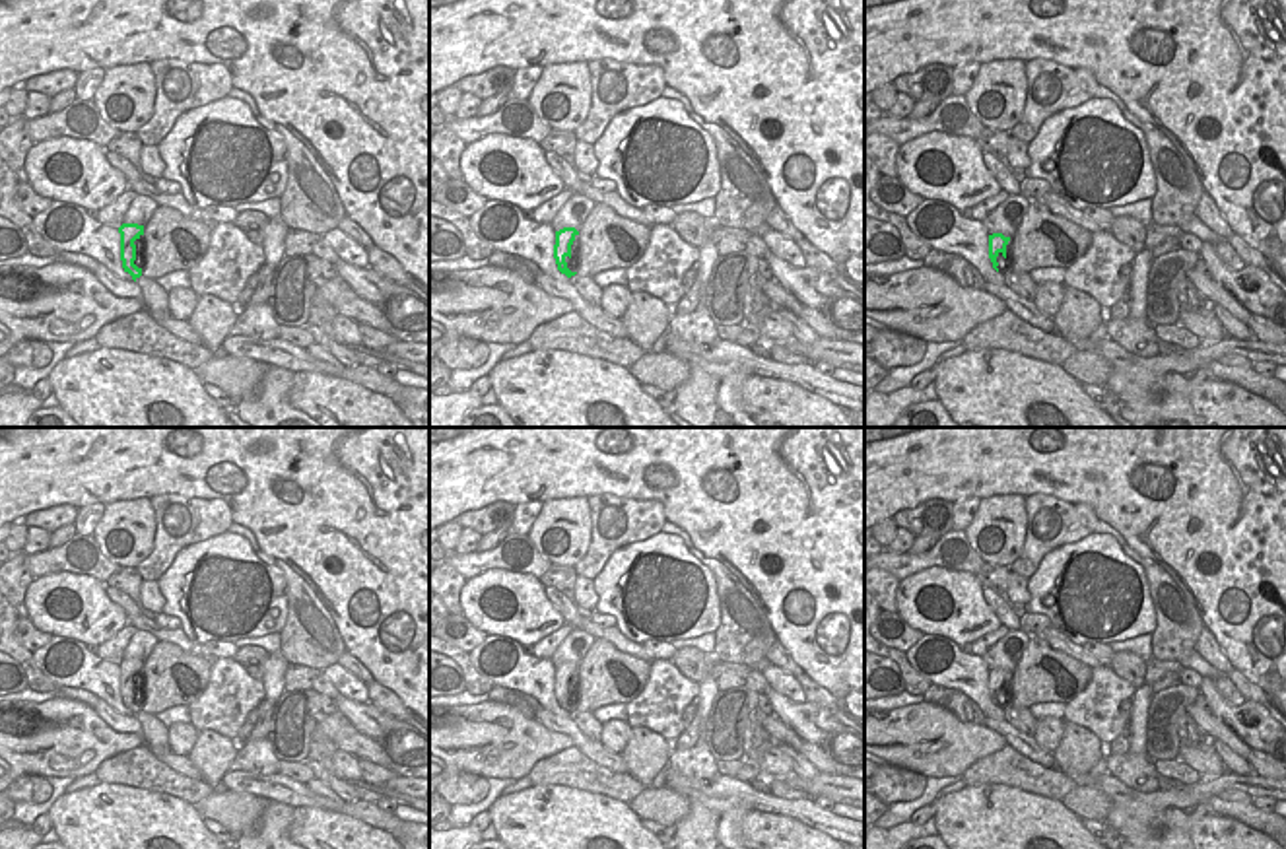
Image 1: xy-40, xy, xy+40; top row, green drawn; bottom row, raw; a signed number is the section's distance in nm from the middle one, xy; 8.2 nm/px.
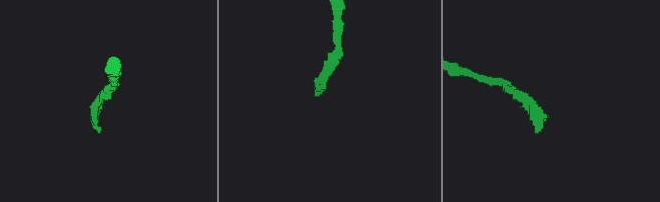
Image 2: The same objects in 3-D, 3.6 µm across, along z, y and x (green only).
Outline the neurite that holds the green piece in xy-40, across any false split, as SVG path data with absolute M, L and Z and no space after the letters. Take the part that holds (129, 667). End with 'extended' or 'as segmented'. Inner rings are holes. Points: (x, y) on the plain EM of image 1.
M122 659L118 662L118 668L120 668L120 696L122 696L122 703L136 717L142 711L142 703L138 703L134 699L134 696L136 696L136 680L134 680L134 676L144 670L144 661Z; as segmented

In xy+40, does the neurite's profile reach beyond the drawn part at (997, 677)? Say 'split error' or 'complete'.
split error

